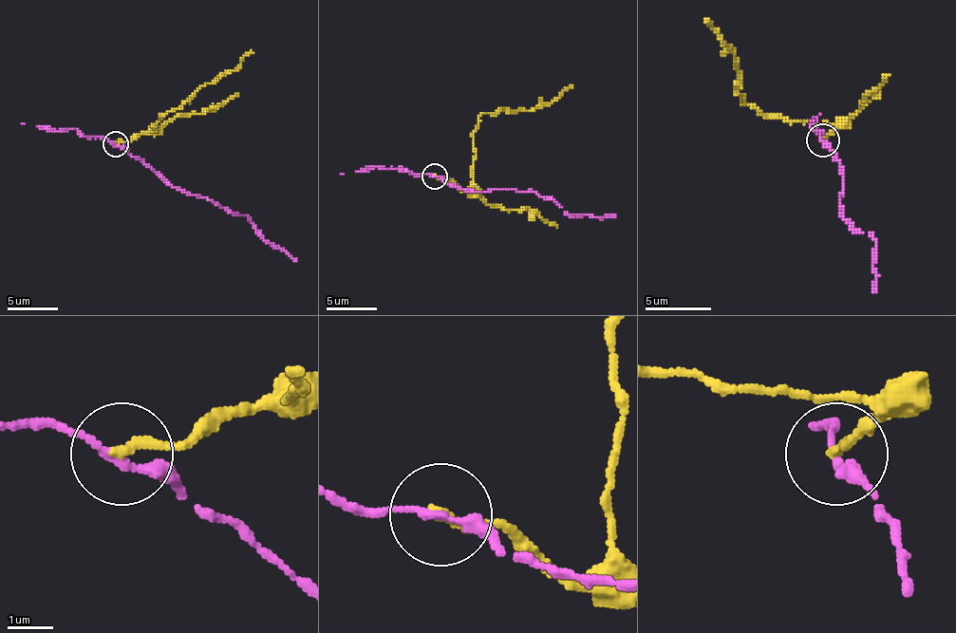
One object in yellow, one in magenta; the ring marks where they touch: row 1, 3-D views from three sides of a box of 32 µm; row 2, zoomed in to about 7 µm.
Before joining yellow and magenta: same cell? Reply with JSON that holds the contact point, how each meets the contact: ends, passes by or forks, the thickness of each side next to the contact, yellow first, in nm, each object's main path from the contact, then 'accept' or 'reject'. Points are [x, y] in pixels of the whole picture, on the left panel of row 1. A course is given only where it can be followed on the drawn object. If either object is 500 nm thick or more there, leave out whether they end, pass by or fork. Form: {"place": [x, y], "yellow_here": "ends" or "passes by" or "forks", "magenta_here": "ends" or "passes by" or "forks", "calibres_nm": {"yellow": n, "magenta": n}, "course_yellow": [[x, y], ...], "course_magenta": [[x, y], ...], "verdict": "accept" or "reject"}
{"place": [115, 143], "yellow_here": "ends", "magenta_here": "passes by", "calibres_nm": {"yellow": 240, "magenta": 190}, "course_yellow": [[116, 144], [131, 141], [151, 131], [164, 114], [179, 108], [202, 85], [215, 83], [253, 52]], "course_magenta": [[116, 144], [172, 185], [248, 217], [263, 238], [296, 261]], "verdict": "reject"}

